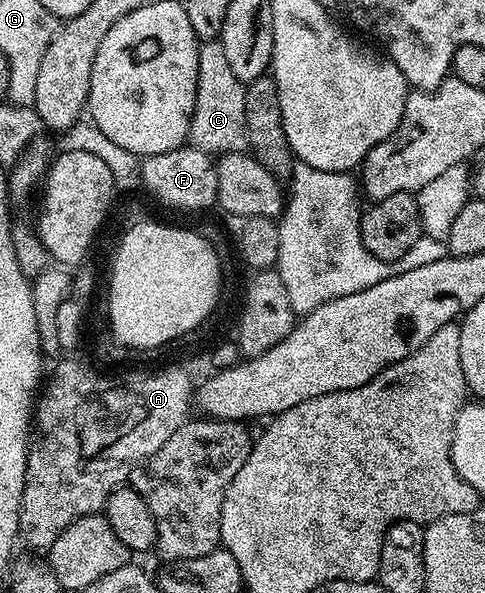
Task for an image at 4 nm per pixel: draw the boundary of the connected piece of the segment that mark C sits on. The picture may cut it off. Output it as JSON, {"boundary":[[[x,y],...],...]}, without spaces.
{"boundary":[[[201,42],[198,46],[198,85],[187,142],[211,157],[244,151],[248,146],[244,89],[245,84],[234,77],[226,49],[222,49],[220,42]]]}

